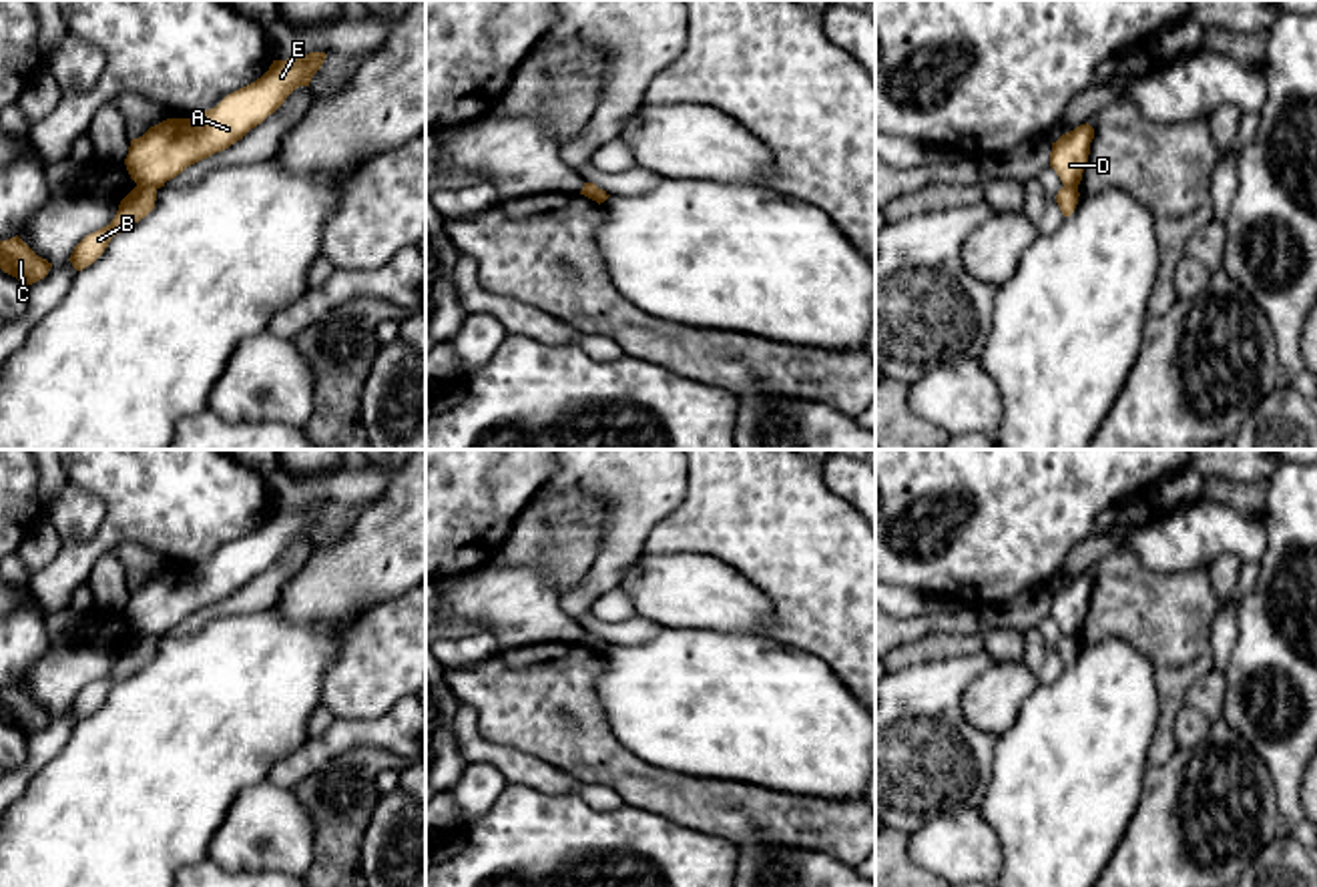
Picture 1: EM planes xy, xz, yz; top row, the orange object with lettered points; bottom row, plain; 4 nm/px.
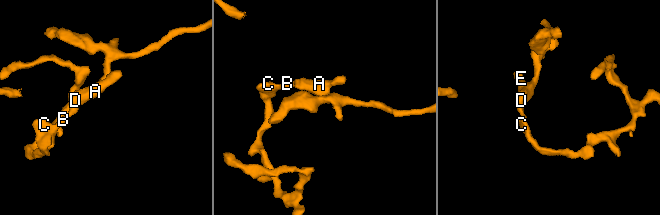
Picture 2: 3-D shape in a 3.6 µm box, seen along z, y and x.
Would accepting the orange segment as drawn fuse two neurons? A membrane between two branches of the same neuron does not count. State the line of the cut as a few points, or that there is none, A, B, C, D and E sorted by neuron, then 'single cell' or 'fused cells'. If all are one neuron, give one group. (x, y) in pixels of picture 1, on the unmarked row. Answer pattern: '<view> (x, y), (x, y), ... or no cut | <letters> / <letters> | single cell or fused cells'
xy (137, 633), (155, 639) | A D E / B C | fused cells

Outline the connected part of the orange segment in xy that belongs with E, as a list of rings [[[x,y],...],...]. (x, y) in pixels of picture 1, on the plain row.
[[[325,502],[273,510],[255,532],[227,544],[215,558],[195,568],[167,568],[133,588],[124,608],[137,634],[165,636],[187,616],[209,608],[241,590],[251,578],[273,564],[299,536],[309,536]]]

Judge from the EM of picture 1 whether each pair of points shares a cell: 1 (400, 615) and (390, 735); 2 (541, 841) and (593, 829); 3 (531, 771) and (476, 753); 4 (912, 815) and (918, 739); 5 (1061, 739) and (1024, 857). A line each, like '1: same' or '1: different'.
1: different
2: same
3: same
4: same
5: same

